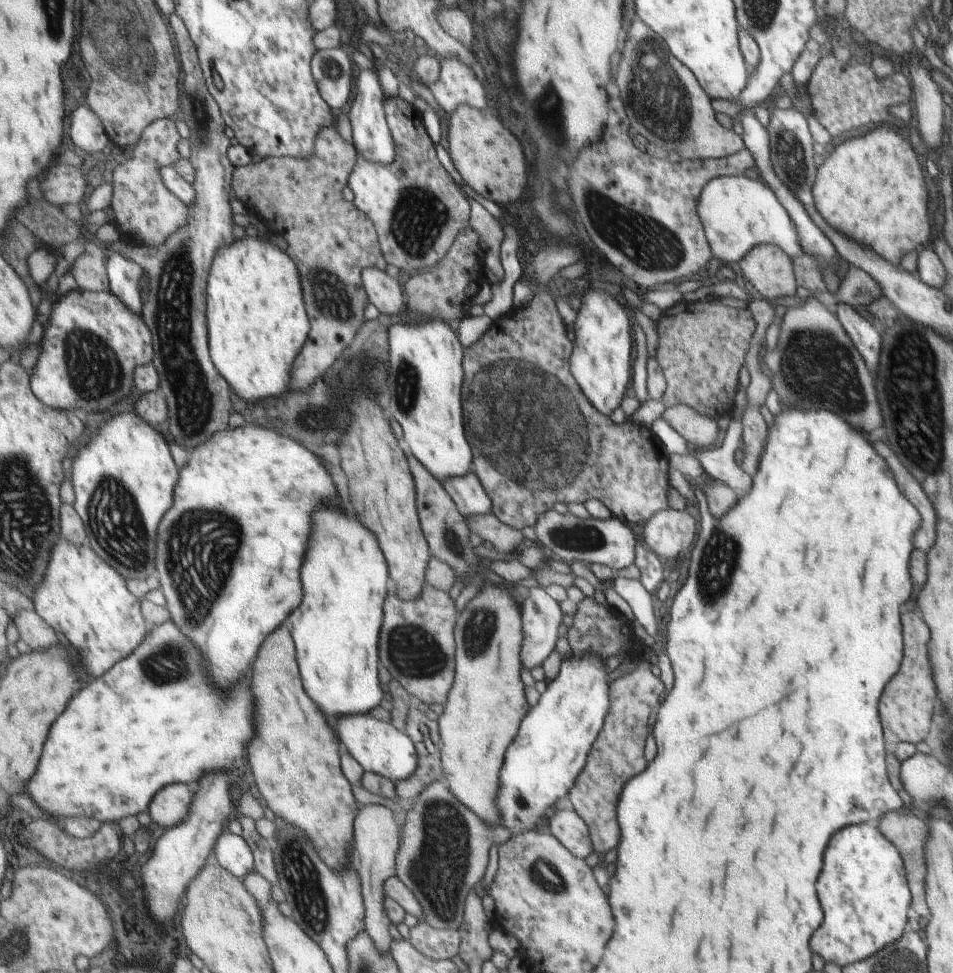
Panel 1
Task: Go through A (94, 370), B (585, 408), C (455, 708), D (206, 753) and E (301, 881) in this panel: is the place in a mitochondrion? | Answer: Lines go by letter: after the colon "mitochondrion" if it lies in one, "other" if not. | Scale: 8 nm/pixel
A: mitochondrion
B: mitochondrion
C: other
D: other
E: mitochondrion

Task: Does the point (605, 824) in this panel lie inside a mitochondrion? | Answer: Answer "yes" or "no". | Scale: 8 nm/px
no

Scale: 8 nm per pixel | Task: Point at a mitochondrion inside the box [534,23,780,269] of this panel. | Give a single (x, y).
(656, 90)

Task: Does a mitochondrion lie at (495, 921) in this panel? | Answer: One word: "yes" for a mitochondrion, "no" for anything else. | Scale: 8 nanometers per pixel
no

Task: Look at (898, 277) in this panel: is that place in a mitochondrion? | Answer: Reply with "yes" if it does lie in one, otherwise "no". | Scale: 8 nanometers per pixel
no

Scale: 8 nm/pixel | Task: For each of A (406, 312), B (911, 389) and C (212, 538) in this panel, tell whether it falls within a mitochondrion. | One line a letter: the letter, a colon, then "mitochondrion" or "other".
A: other
B: mitochondrion
C: mitochondrion

